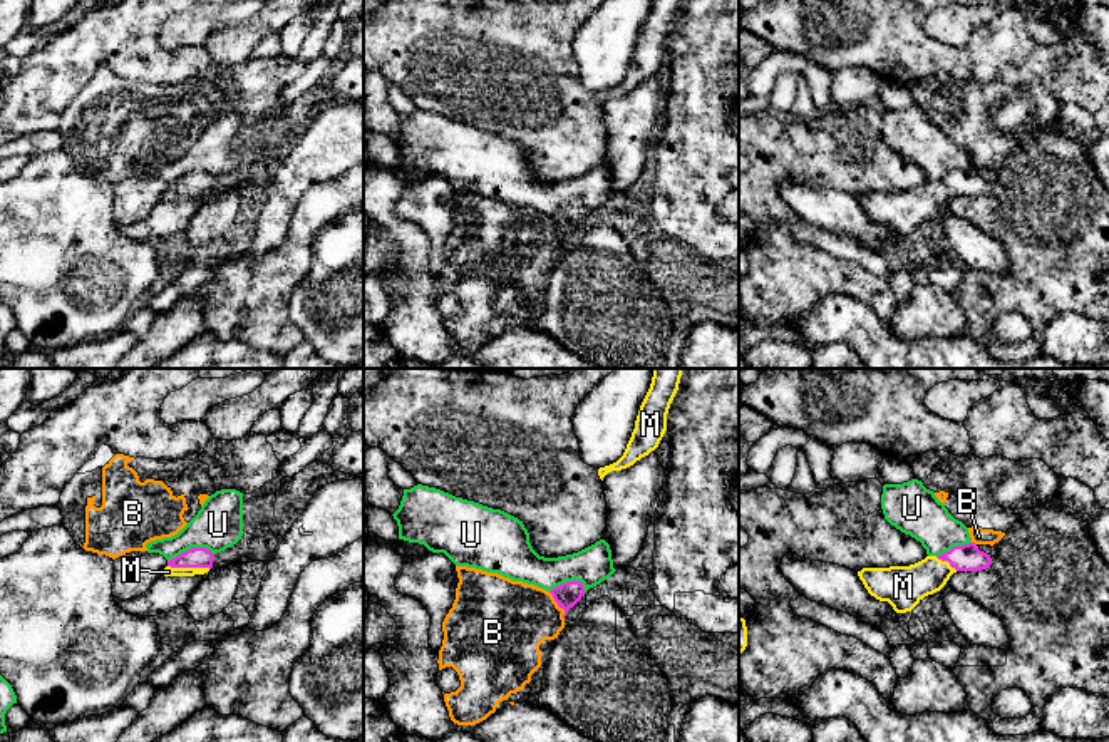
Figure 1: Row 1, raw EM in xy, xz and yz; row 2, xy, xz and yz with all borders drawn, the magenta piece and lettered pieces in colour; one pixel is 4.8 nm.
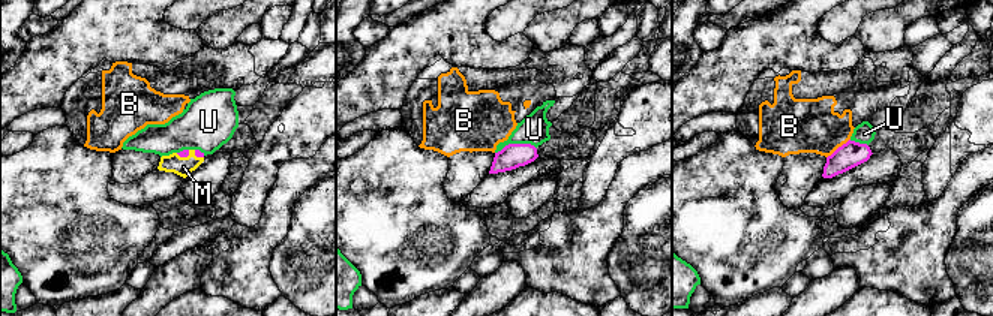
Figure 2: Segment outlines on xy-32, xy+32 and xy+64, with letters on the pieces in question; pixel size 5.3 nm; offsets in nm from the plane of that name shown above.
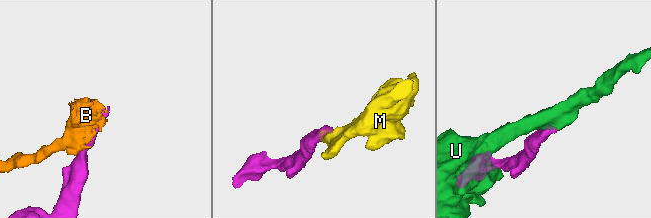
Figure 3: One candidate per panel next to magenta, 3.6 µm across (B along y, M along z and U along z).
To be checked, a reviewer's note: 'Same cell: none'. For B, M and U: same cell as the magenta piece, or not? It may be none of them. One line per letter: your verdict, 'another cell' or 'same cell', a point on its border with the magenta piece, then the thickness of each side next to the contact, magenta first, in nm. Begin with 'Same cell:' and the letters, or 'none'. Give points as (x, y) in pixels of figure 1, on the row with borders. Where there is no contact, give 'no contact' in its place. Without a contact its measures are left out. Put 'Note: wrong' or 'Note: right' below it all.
Same cell: M
B: another cell | xz (558, 605) | 120/380 nm
M: same cell | xy (190, 566) | 100/50 nm
U: another cell | xy (191, 548) | 100/240 nm
Note: wrong

